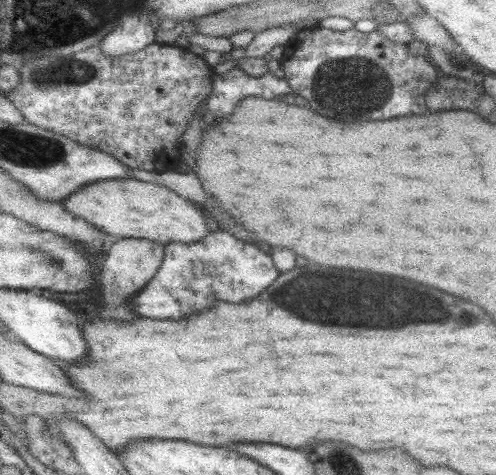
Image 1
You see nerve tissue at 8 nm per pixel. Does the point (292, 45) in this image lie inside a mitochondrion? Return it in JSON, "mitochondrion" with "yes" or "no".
{"mitochondrion":"no"}

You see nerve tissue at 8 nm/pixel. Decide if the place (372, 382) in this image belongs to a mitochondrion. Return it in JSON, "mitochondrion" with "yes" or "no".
{"mitochondrion":"no"}

